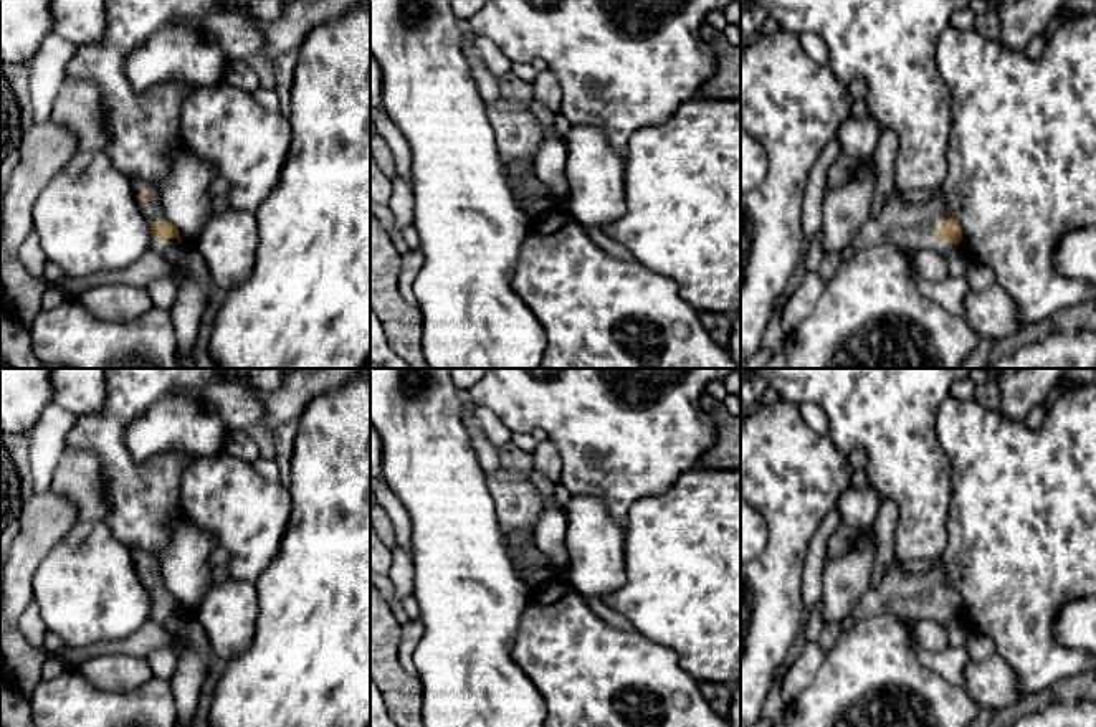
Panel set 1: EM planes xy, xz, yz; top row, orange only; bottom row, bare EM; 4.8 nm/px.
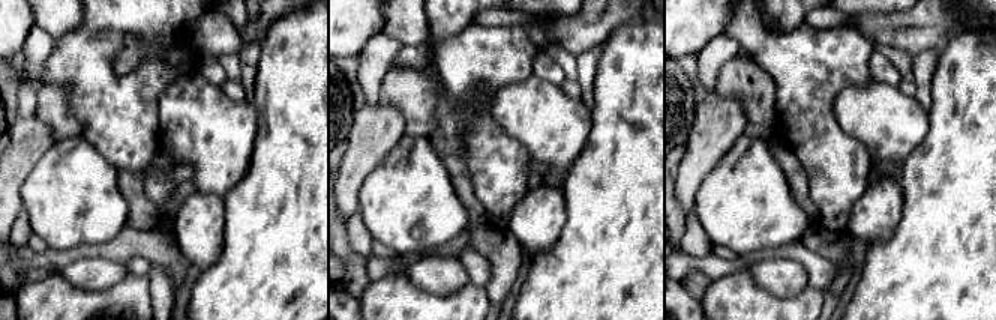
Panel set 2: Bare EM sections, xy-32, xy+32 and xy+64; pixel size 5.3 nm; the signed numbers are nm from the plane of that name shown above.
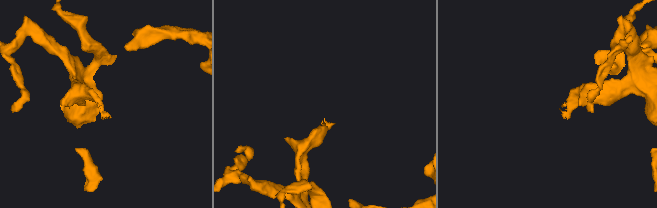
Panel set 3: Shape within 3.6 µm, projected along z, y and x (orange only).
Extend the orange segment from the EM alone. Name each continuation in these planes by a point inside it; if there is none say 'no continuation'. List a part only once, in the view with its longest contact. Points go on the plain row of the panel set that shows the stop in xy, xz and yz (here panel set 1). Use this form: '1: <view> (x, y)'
1: yz (910, 597)

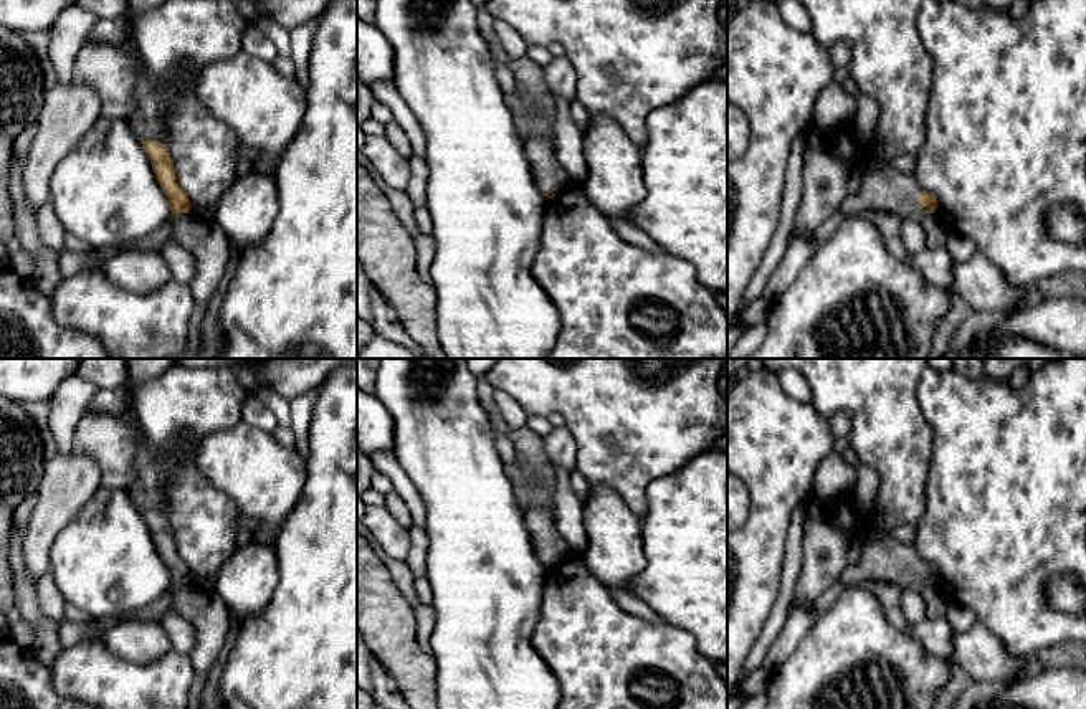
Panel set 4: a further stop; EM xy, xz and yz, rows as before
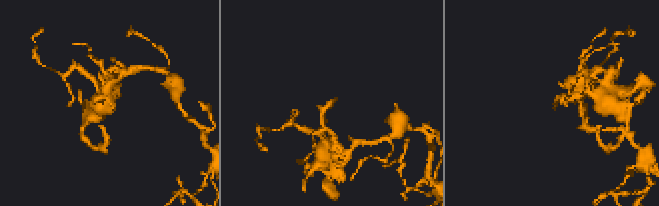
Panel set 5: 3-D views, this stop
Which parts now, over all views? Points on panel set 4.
1: yz (883, 557)

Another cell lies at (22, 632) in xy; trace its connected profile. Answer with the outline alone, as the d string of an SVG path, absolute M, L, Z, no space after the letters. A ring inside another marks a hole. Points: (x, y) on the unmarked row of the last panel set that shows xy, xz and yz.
M18 620L13 626L12 626L12 640L18 645L18 646L31 646L33 643L33 636L35 636L35 628L25 621L25 620Z

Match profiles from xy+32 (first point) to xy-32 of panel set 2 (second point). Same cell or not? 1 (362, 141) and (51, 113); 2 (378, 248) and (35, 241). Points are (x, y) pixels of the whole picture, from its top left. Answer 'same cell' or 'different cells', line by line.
1: different cells
2: same cell

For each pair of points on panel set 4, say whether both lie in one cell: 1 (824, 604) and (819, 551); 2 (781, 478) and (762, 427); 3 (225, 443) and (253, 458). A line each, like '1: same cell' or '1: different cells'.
1: different cells
2: same cell
3: same cell

